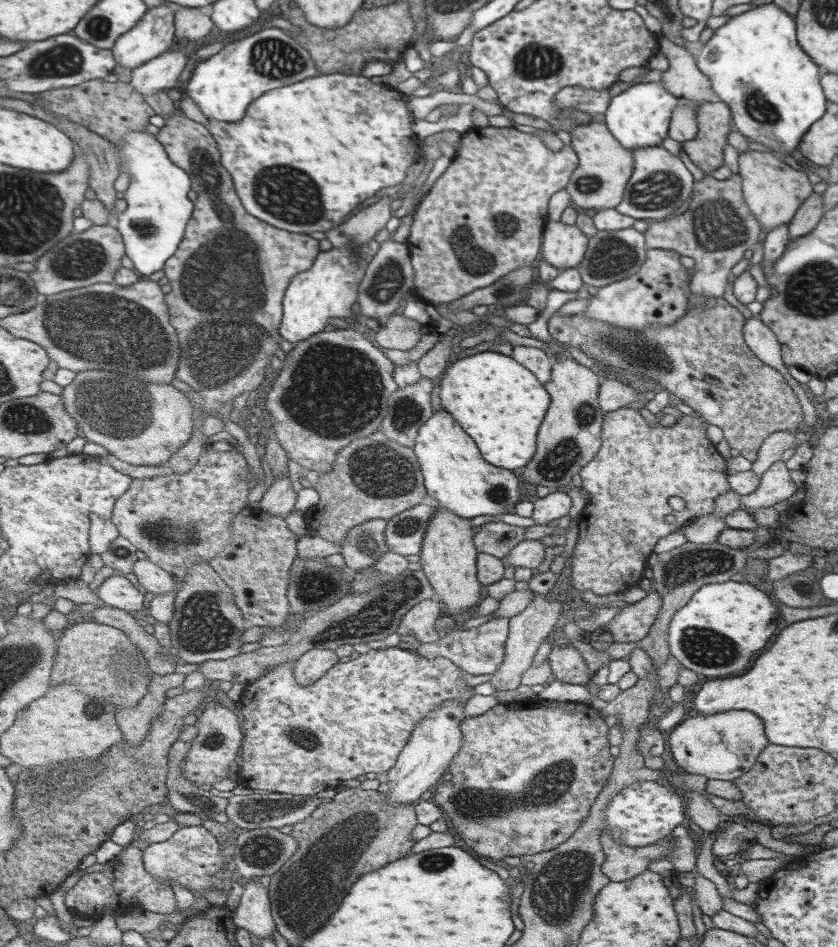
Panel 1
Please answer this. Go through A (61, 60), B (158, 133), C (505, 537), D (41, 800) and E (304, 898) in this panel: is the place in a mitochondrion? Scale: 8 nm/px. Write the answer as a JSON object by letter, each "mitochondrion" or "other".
{"A":"mitochondrion","B":"other","C":"other","D":"mitochondrion","E":"mitochondrion"}

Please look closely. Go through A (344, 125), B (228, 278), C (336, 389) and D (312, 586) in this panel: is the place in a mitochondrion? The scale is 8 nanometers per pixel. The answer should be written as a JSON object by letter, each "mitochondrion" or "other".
{"A":"other","B":"mitochondrion","C":"mitochondrion","D":"mitochondrion"}

